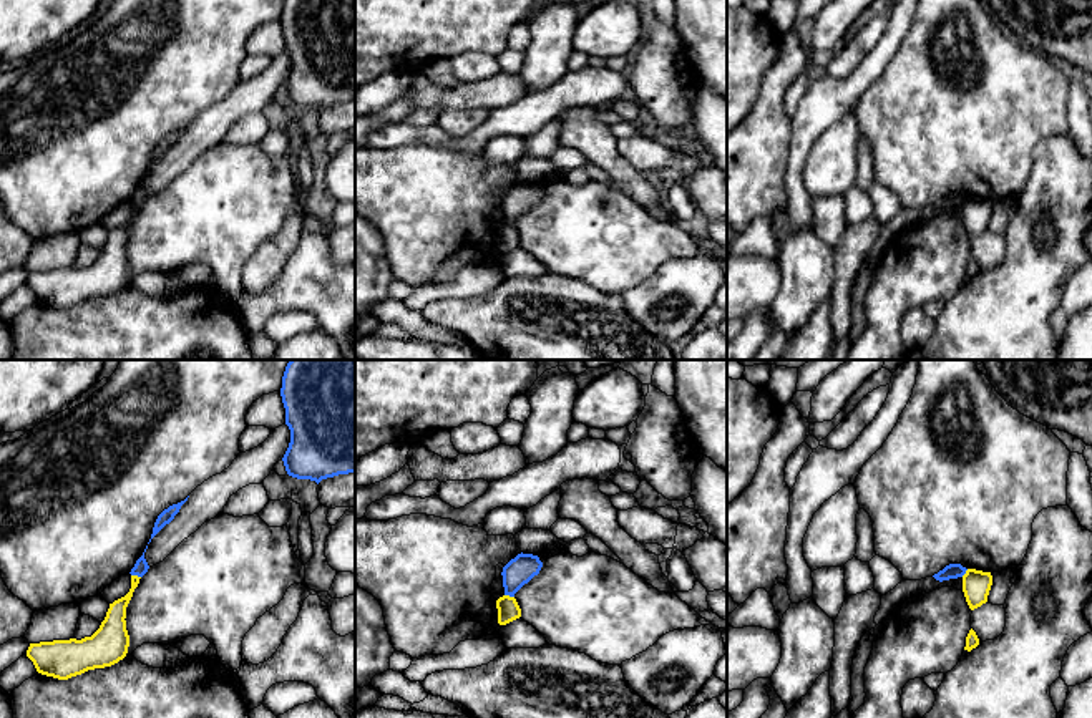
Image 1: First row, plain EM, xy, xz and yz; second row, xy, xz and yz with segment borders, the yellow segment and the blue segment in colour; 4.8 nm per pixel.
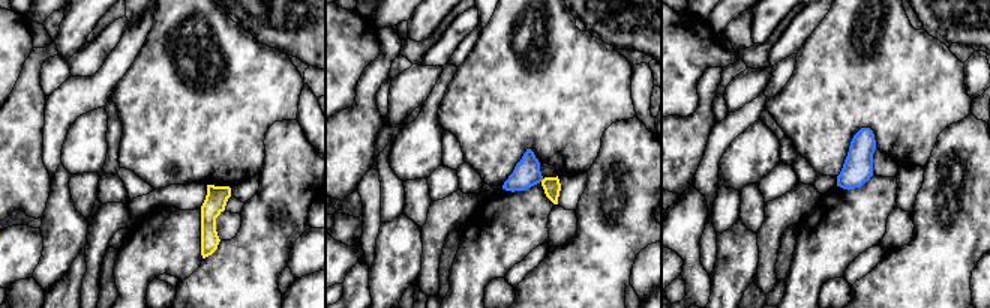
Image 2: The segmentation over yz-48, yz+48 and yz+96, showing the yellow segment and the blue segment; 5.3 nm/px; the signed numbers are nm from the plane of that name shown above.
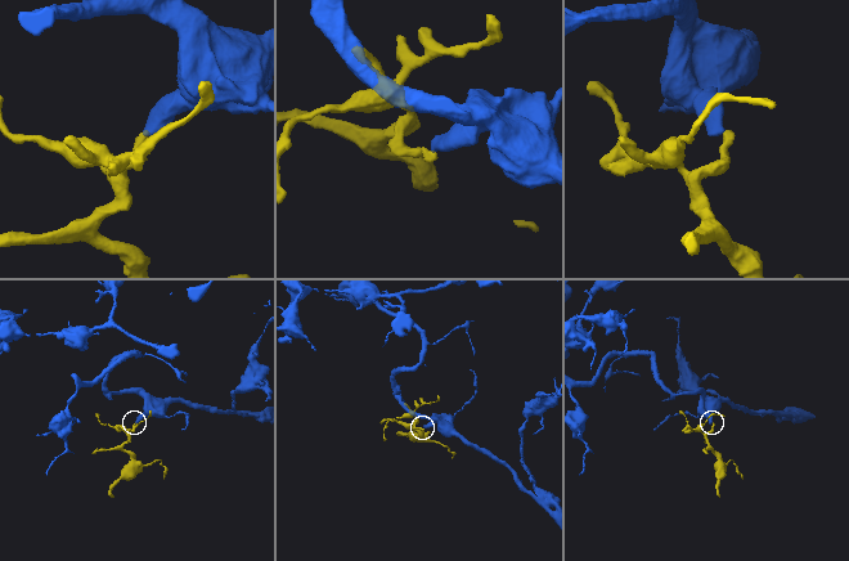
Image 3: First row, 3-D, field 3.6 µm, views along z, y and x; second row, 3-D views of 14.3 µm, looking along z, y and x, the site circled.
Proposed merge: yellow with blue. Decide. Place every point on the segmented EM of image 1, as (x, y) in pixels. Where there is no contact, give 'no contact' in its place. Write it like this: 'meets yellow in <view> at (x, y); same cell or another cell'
meets yellow in xy at (136, 576); another cell

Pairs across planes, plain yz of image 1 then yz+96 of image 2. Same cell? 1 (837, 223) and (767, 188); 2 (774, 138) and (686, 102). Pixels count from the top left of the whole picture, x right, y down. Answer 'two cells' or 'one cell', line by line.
1: two cells
2: two cells

